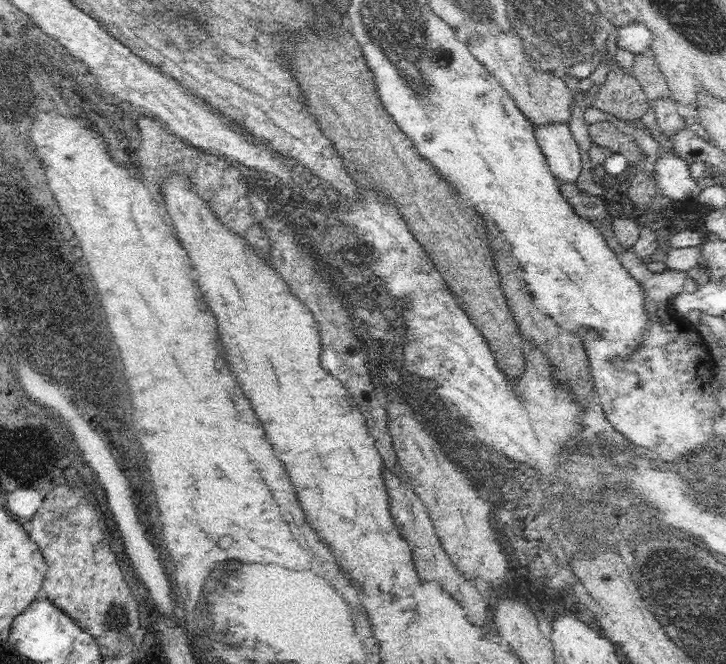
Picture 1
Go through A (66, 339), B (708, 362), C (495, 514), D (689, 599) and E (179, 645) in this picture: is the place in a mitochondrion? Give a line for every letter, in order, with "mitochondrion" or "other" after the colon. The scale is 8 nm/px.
A: mitochondrion
B: other
C: mitochondrion
D: mitochondrion
E: other

